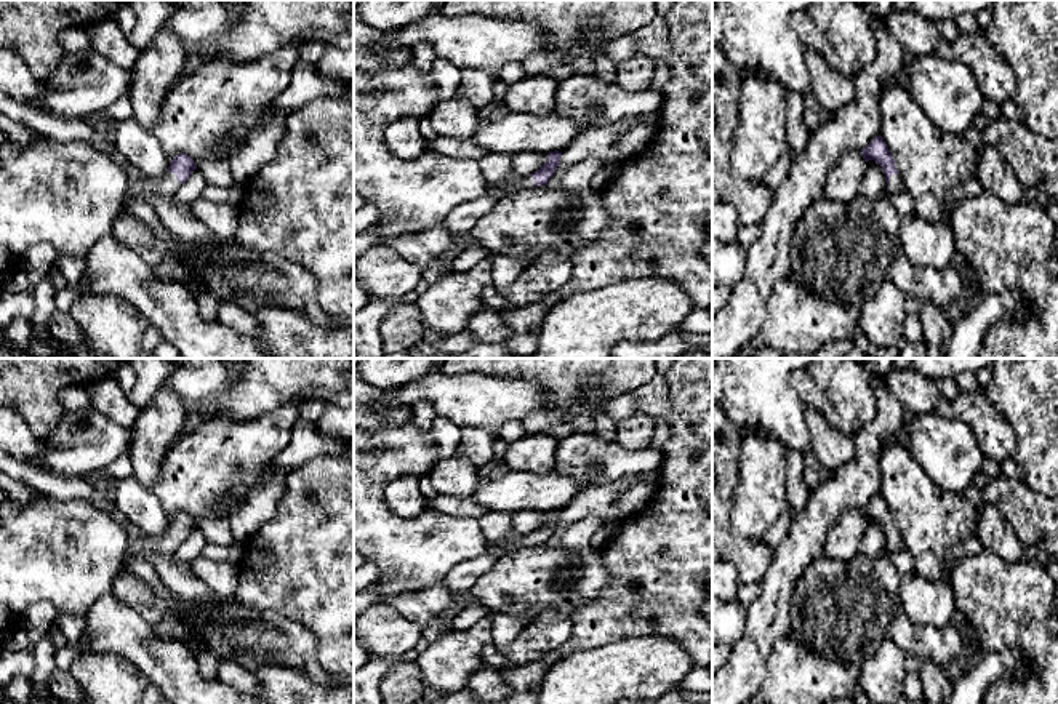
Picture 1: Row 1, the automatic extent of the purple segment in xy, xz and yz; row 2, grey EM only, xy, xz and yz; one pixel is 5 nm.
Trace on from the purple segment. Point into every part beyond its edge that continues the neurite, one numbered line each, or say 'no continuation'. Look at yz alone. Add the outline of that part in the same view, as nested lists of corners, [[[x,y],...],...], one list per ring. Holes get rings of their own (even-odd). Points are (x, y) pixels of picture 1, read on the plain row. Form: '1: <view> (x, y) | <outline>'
1: yz (895, 543) | [[[892,533],[888,539],[888,550],[901,550],[901,549],[904,549],[904,544],[900,533]]]

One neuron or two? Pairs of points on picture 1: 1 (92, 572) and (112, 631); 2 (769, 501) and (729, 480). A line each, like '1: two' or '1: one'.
1: two
2: two

